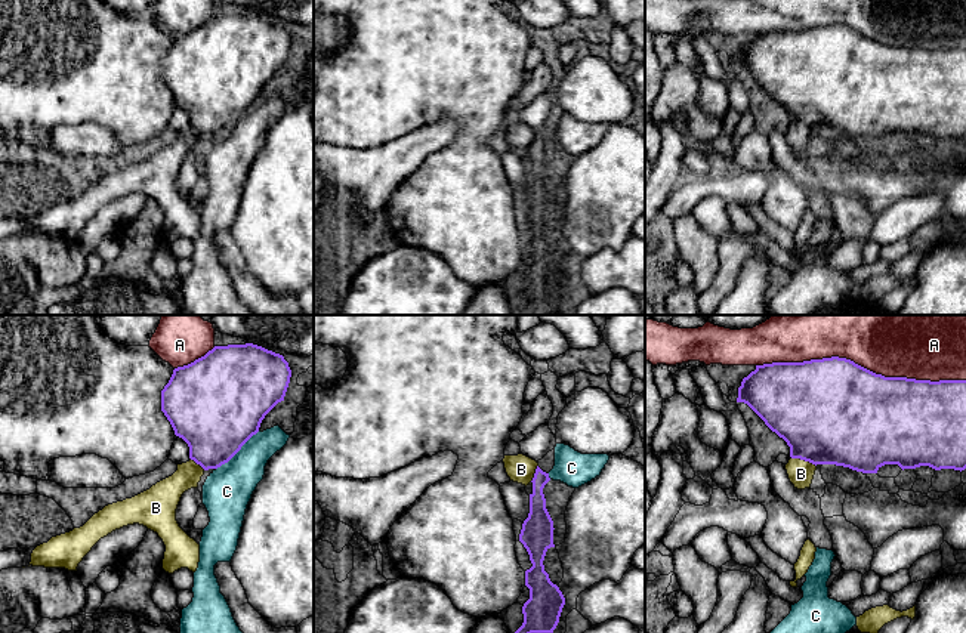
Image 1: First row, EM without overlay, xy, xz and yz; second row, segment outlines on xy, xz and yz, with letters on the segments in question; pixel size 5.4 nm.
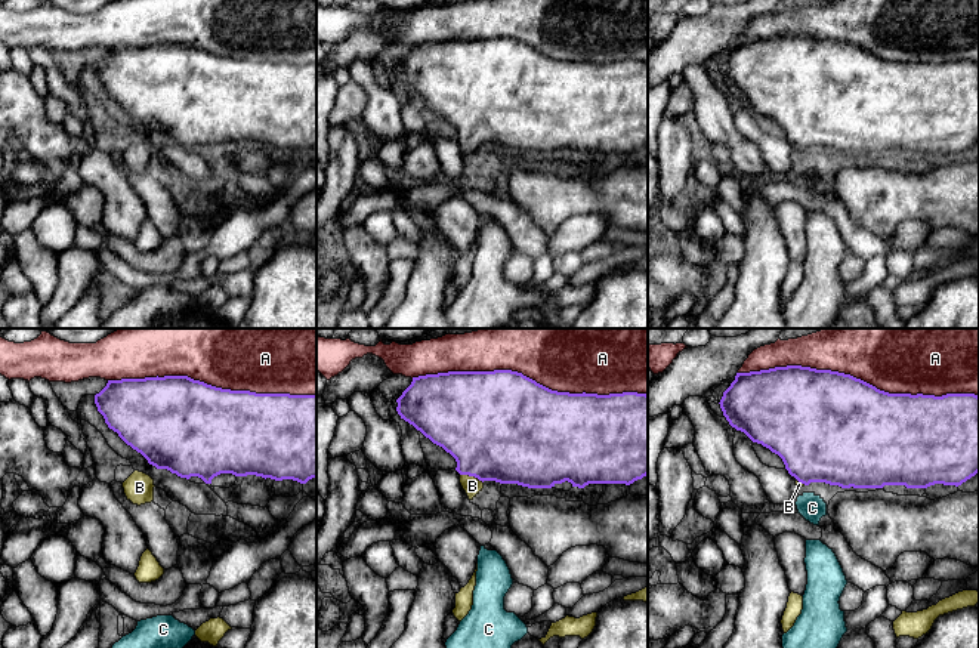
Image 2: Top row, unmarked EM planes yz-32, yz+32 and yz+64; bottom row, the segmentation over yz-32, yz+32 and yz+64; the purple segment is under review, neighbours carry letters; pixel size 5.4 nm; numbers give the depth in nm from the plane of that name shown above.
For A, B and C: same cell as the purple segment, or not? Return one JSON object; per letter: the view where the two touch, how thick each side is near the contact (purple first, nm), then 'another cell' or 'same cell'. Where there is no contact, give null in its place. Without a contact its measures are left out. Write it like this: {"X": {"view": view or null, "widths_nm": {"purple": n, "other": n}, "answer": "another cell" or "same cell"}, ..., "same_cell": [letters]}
{"A": {"view": "yz", "widths_nm": {"purple": 500, "other": 260}, "answer": "another cell"}, "B": {"view": "yz", "widths_nm": {"purple": 500, "other": 140}, "answer": "same cell"}, "C": {"view": "xy", "widths_nm": {"purple": 460, "other": 260}, "answer": "another cell"}, "same_cell": ["B"]}

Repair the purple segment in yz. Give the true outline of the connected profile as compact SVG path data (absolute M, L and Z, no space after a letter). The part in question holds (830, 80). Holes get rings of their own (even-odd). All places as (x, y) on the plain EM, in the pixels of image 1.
M831 25L803 31L756 34L738 56L737 71L747 72L790 115L786 139L797 158L809 157L818 133L836 133L862 142L877 142L885 133L904 138L929 135L966 138L966 49L916 49L885 46L851 28Z

